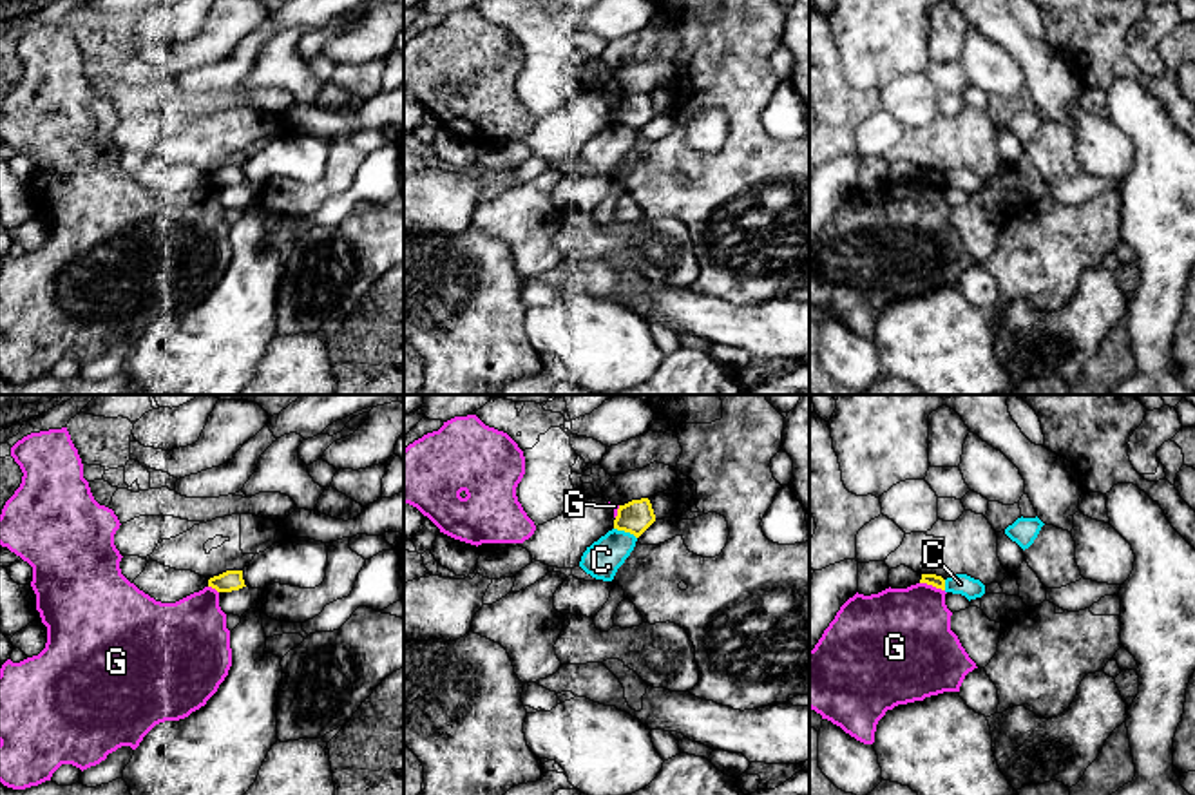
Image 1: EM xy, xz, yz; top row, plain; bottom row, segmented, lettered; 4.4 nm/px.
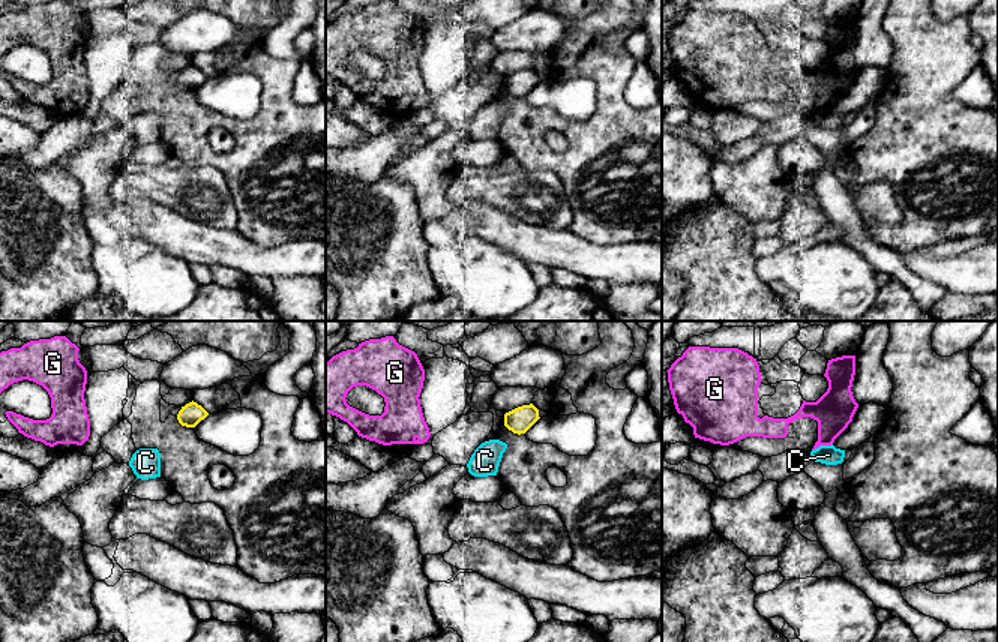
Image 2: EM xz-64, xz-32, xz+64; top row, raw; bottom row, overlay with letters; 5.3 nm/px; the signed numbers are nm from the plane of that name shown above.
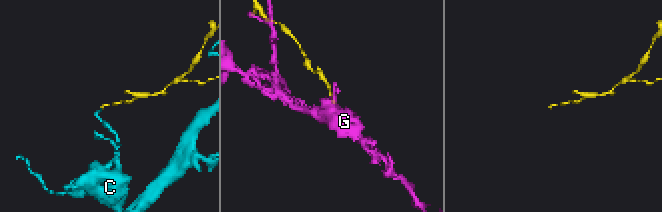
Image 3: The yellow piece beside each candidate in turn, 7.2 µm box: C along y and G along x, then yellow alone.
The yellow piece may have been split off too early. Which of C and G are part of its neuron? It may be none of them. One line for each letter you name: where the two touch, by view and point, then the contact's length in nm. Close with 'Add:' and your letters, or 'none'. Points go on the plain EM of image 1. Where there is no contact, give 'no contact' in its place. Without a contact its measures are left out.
Add: none

